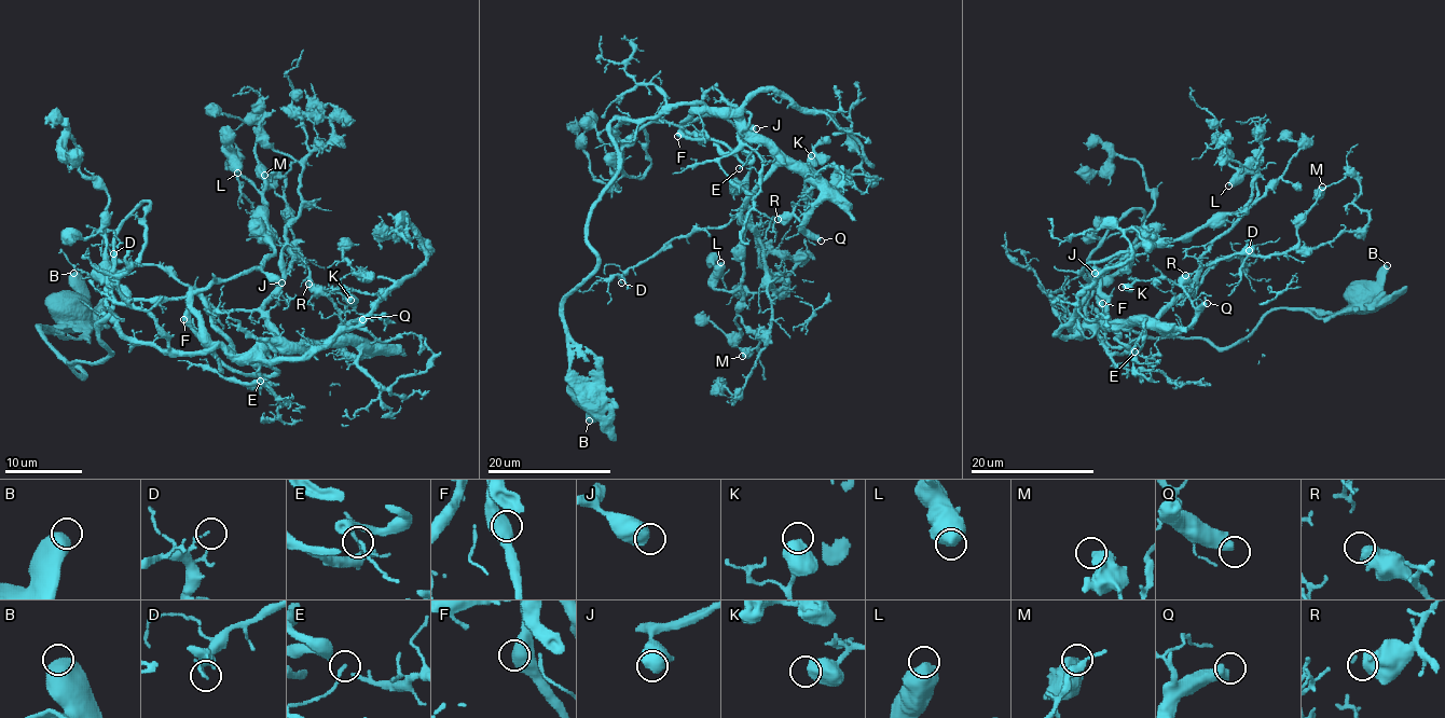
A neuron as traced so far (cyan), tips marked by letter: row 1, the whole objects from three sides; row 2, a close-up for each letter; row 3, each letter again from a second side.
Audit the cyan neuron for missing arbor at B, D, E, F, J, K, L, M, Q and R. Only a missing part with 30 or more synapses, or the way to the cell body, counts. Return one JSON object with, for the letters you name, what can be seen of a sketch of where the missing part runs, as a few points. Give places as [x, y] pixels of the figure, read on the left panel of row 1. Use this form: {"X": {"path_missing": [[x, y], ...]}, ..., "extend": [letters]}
{"Q": {"path_missing": [[362, 319], [393, 278], [404, 193], [441, 178], [427, 188], [416, 176], [407, 141]]}, "extend": ["Q"]}

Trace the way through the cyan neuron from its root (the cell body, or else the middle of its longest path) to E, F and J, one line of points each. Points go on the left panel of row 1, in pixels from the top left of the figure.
E: (76, 309), (40, 332), (79, 374), (110, 320), (162, 349), (258, 349), (275, 394), (260, 381)
F: (76, 309), (40, 332), (79, 374), (108, 355), (104, 320), (216, 344), (189, 298), (183, 319)
J: (76, 309), (40, 332), (83, 374), (104, 320), (208, 351), (194, 293), (255, 268), (281, 282)

